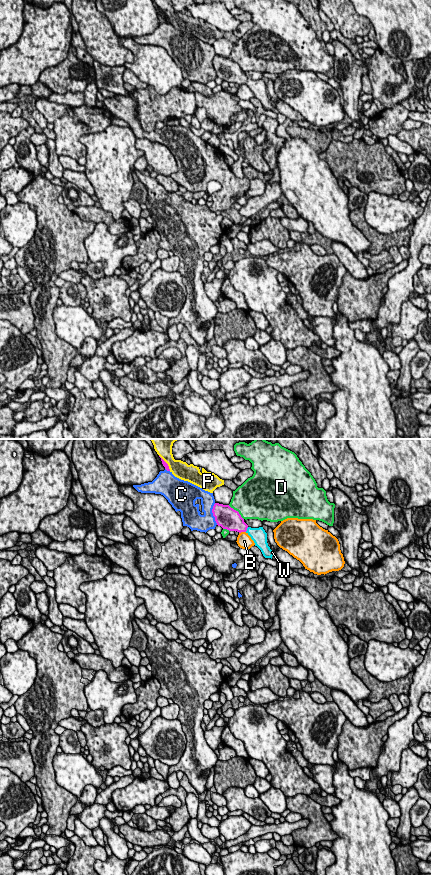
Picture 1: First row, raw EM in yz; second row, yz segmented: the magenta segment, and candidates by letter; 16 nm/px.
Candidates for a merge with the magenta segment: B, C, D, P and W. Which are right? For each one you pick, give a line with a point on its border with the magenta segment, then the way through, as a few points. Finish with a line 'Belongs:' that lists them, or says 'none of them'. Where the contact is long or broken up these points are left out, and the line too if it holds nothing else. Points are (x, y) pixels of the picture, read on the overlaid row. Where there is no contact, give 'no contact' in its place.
W: contact yz (246, 529); way yz (233, 521), (246, 529), (258, 535)
Belongs: W

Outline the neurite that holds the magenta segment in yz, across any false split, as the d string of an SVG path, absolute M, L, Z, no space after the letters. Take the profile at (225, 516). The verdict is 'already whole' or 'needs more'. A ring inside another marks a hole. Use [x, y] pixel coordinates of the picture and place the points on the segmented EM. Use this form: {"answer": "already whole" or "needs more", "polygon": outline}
{"answer": "needs more", "polygon": "M215 503L212 509L213 516L218 526L229 531L237 531L239 533L246 532L254 541L265 558L271 558L274 552L270 549L267 543L267 533L263 527L251 528L241 517L238 511L231 508L229 505Z"}

